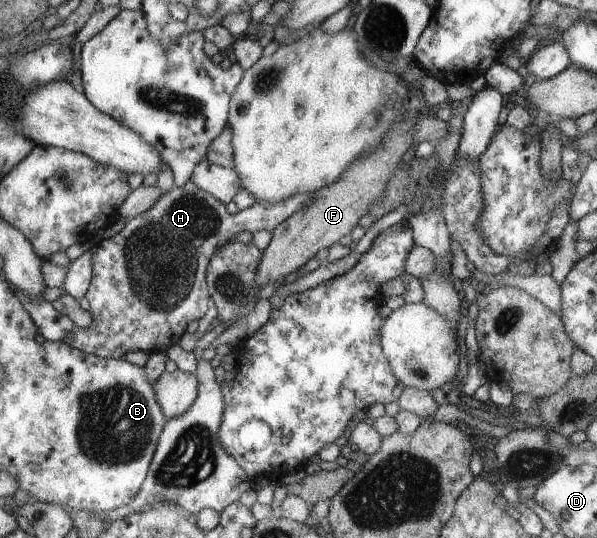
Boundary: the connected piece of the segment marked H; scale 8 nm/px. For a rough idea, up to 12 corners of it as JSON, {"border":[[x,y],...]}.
{"border":[[191,181],[94,243],[101,358],[161,353],[211,306],[209,260],[312,194],[227,214]]}

